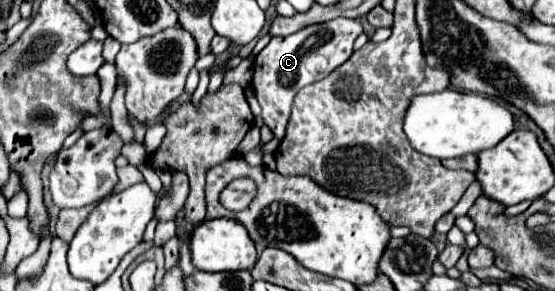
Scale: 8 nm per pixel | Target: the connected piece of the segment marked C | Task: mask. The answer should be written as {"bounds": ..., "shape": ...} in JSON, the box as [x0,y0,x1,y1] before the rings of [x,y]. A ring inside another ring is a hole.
{"bounds":[253,18,363,140],"shape":[[[335,18],[323,24],[307,26],[289,36],[271,38],[271,42],[261,50],[261,54],[257,54],[253,62],[253,90],[257,92],[259,104],[263,108],[265,124],[273,130],[275,138],[281,140],[285,136],[285,126],[297,92],[303,86],[325,78],[337,66],[347,62],[353,54],[353,42],[361,32],[363,26],[359,20]]]}

